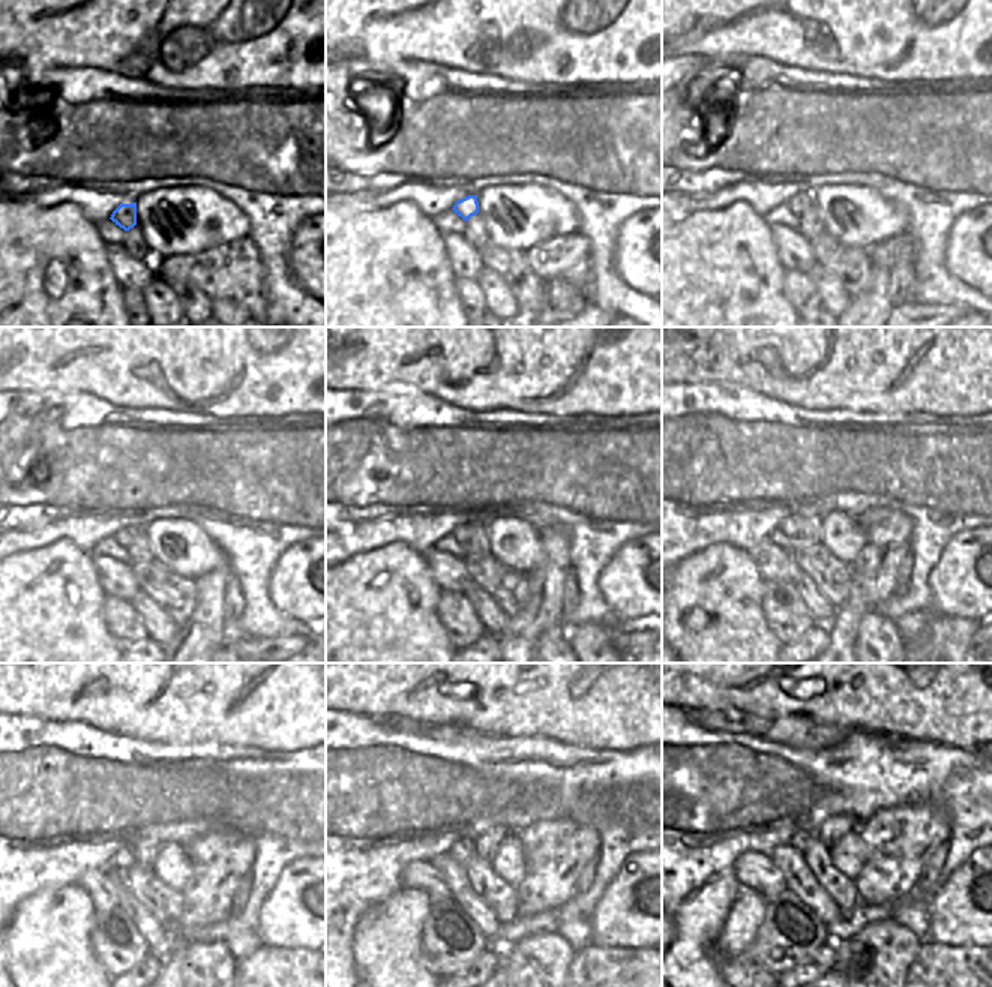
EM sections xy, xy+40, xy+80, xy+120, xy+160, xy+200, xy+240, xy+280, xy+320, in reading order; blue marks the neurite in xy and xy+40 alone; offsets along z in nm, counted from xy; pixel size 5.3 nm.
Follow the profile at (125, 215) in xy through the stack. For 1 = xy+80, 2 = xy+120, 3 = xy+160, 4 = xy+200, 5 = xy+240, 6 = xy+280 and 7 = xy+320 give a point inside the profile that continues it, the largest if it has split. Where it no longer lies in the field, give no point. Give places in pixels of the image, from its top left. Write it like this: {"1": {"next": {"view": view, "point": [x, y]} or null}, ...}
{"1": {"next": {"view": "xy+80", "point": [797, 204]}}, "2": {"next": {"view": "xy+120", "point": [126, 536]}}, "3": {"next": {"view": "xy+160", "point": [461, 534]}}, "4": {"next": {"view": "xy+200", "point": [794, 527]}}, "5": {"next": {"view": "xy+240", "point": [123, 858]}}, "6": {"next": {"view": "xy+280", "point": [461, 849]}}, "7": {"next": {"view": "xy+320", "point": [799, 839]}}}

